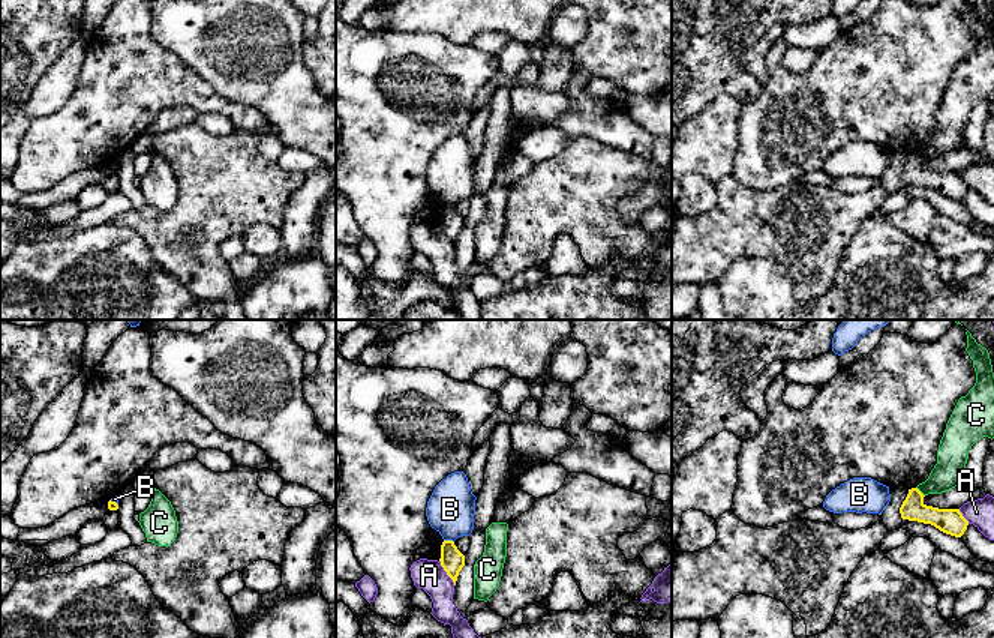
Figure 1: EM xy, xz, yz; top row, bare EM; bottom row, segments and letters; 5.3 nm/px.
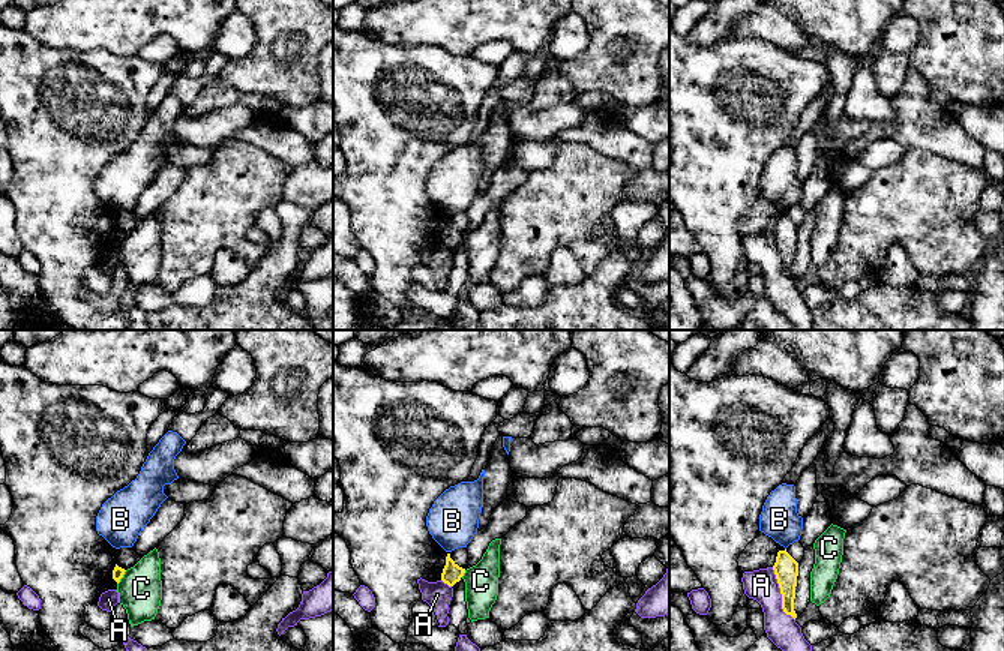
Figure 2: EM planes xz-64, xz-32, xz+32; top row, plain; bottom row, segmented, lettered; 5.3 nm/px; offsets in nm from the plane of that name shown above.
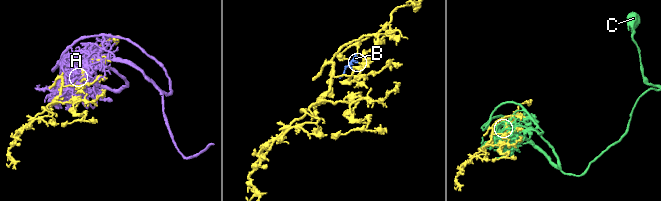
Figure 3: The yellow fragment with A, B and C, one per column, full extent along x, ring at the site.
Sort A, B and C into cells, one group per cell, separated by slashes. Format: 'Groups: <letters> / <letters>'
Groups: A B / C

